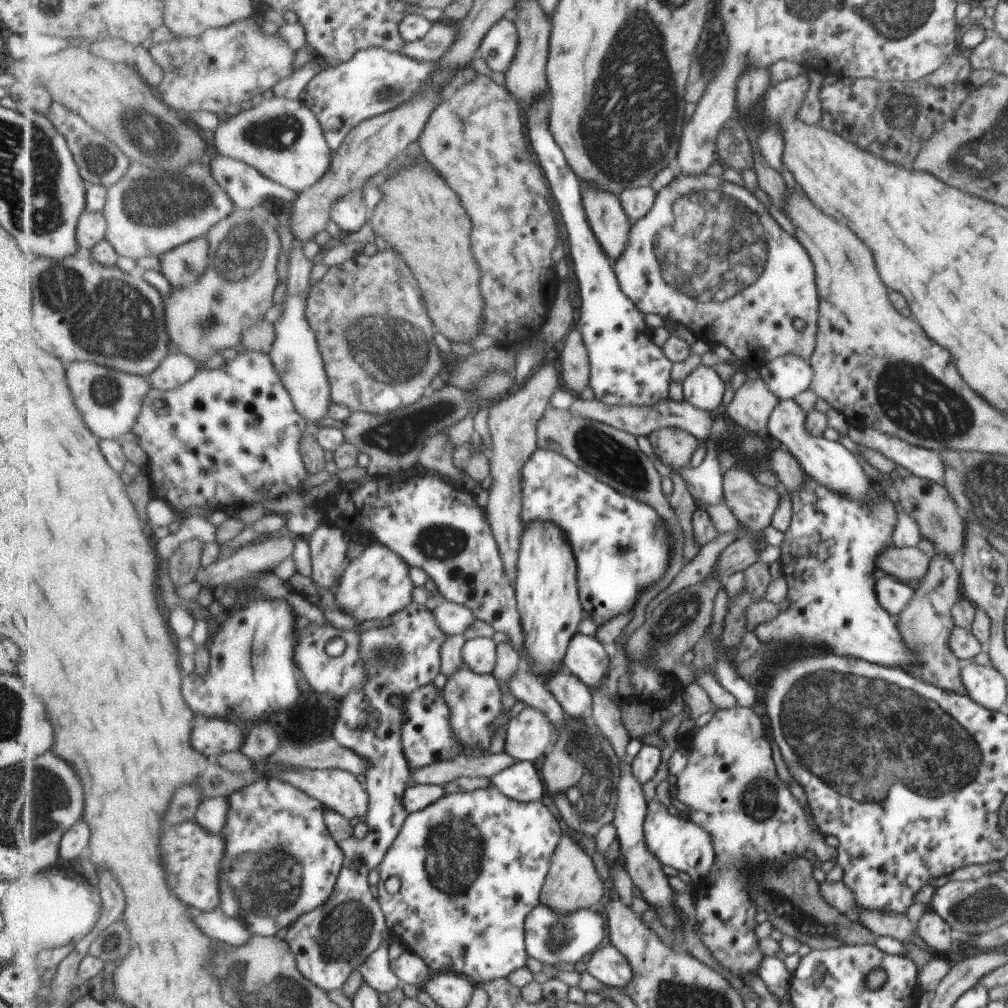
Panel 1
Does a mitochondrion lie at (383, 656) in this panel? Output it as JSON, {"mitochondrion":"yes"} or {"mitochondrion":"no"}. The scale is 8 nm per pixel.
{"mitochondrion":"yes"}

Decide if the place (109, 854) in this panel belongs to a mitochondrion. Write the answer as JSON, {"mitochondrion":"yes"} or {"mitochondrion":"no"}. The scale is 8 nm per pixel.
{"mitochondrion":"no"}

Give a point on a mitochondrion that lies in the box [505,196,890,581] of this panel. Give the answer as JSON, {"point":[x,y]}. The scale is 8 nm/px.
{"point":[619,462]}

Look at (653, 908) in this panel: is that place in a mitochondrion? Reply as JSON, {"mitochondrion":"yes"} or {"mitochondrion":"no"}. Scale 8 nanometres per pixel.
{"mitochondrion":"no"}

